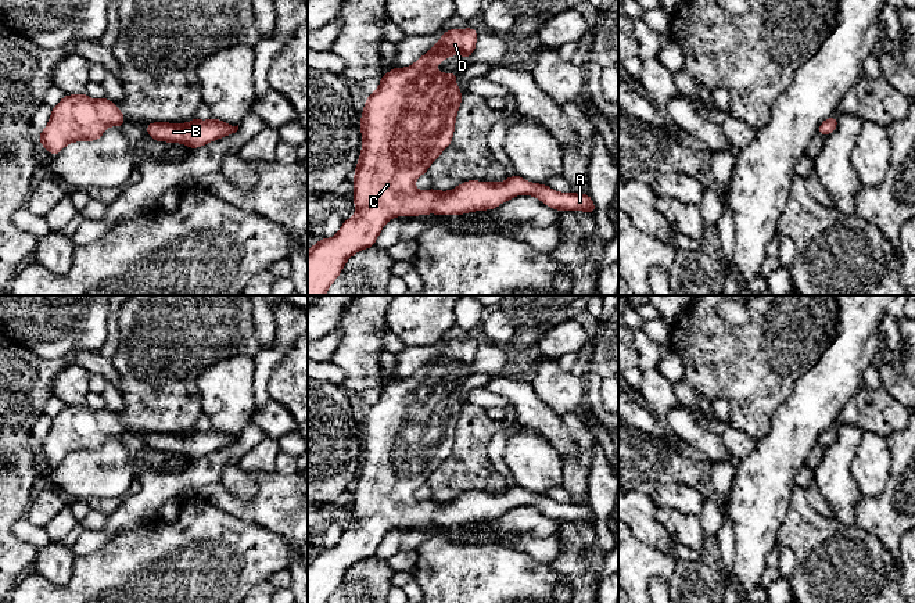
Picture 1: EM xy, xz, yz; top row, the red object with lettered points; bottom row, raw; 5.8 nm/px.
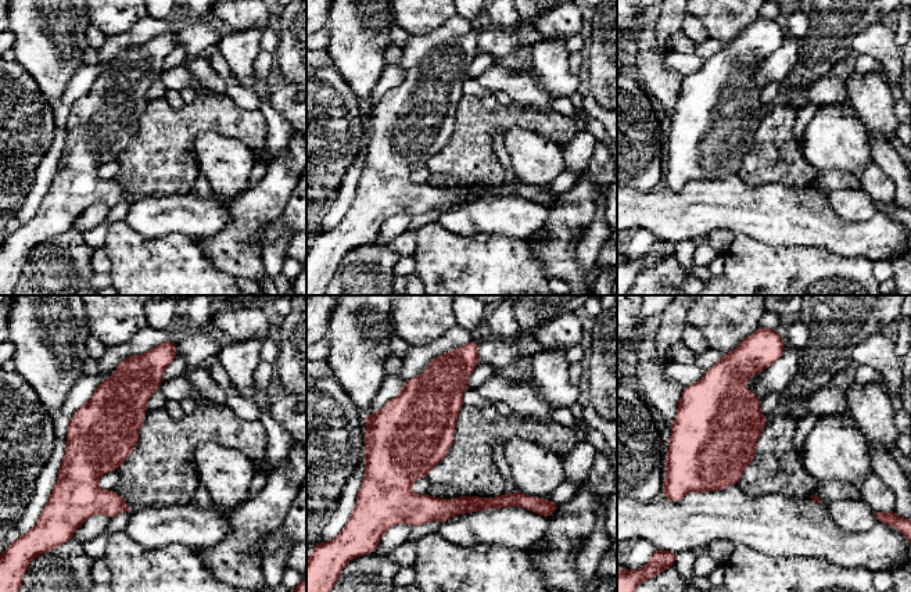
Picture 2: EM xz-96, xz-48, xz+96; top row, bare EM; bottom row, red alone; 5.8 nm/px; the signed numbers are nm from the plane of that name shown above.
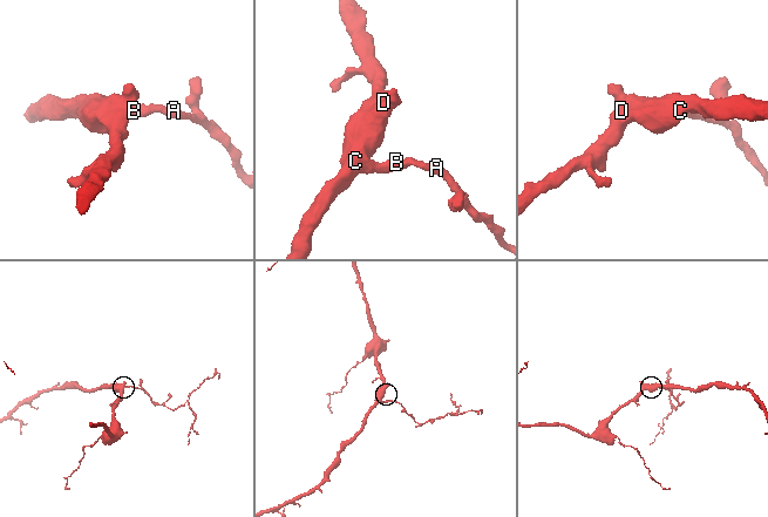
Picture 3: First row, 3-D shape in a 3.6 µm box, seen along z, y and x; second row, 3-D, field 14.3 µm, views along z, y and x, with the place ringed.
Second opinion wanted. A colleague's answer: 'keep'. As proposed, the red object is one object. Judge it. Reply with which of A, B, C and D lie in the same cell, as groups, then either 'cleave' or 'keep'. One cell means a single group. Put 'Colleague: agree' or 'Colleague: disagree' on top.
Colleague: agree
groups A B C D; keep

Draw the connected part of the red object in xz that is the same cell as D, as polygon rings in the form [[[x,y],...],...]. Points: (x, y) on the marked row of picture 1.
[[[473,28],[449,29],[421,58],[408,68],[394,67],[385,73],[377,90],[370,93],[360,118],[362,152],[354,176],[354,216],[344,220],[331,238],[322,238],[308,251],[308,295],[326,295],[327,288],[340,276],[345,262],[358,251],[374,245],[384,225],[395,216],[463,215],[494,209],[518,195],[532,195],[557,211],[585,211],[595,215],[595,204],[588,194],[557,193],[546,184],[531,183],[514,175],[502,183],[463,182],[451,191],[417,190],[415,180],[451,144],[455,121],[463,94],[455,83],[456,73],[439,73],[434,67],[446,57],[469,58],[478,32]]]

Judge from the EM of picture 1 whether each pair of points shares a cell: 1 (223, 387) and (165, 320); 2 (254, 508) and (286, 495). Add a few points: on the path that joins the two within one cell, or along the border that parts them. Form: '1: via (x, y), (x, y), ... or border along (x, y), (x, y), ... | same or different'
1: border along (237, 355), (219, 359), (201, 373), (200, 399) | different
2: via (262, 508), (272, 508), (277, 503) | same

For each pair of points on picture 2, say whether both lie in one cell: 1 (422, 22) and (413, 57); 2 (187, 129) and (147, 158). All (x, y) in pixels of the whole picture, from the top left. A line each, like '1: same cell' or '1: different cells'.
1: different cells
2: same cell

